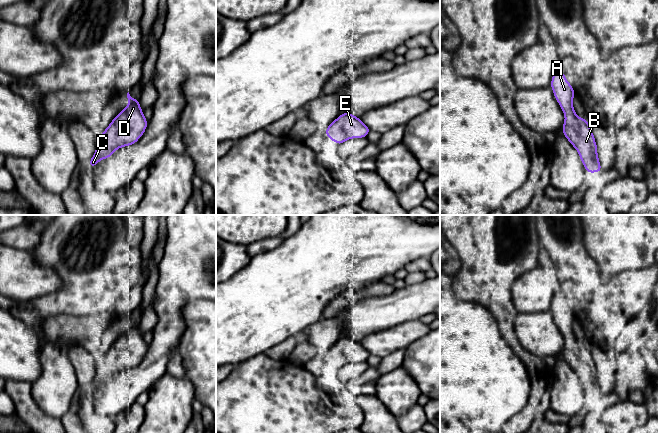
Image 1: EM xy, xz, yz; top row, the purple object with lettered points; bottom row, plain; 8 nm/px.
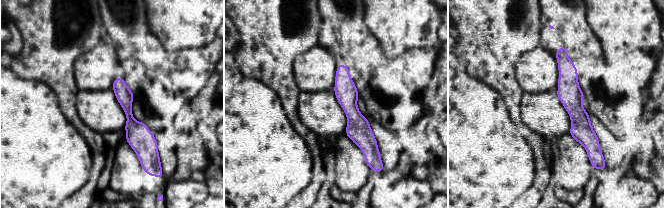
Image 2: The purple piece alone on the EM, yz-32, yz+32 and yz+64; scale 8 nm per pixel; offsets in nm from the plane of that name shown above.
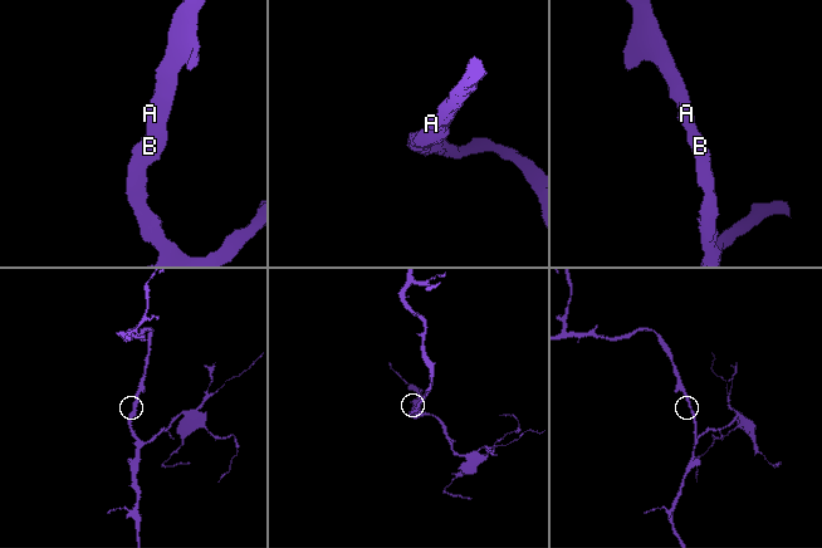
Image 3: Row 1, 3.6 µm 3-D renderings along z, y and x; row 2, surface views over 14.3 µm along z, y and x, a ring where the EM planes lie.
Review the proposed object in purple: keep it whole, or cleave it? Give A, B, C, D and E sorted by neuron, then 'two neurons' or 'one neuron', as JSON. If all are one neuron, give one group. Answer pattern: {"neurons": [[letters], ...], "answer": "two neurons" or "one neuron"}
{"neurons": [["A", "B", "C", "D", "E"]], "answer": "one neuron"}

